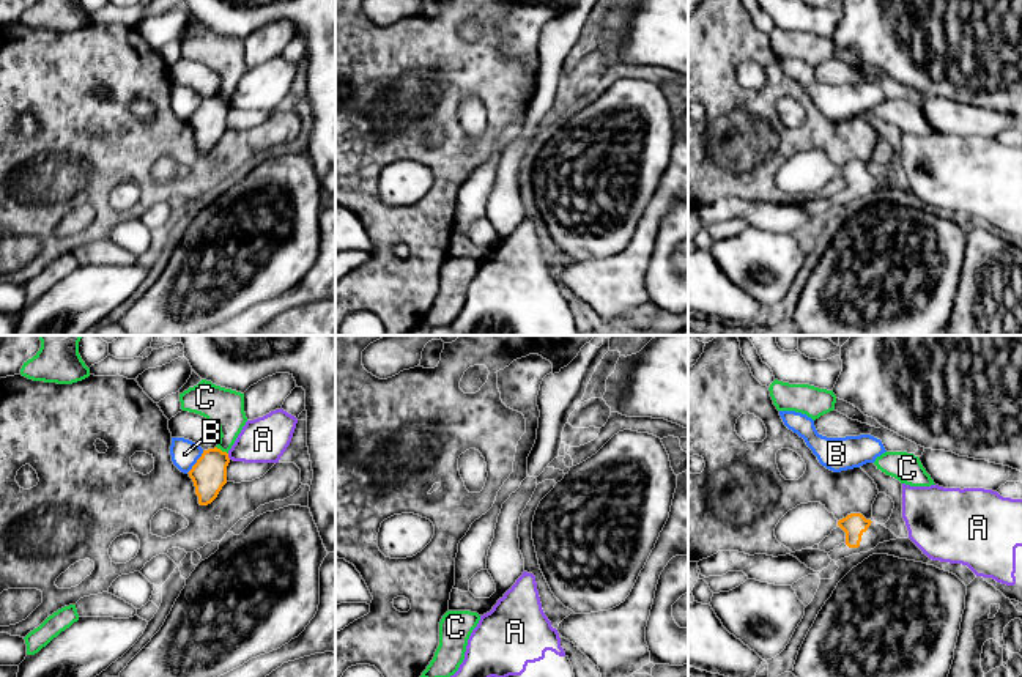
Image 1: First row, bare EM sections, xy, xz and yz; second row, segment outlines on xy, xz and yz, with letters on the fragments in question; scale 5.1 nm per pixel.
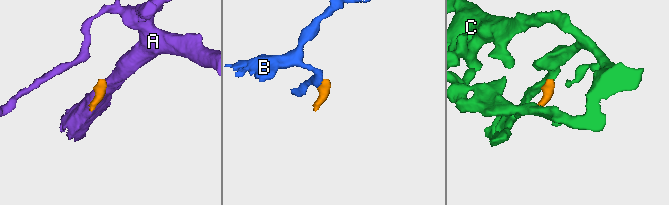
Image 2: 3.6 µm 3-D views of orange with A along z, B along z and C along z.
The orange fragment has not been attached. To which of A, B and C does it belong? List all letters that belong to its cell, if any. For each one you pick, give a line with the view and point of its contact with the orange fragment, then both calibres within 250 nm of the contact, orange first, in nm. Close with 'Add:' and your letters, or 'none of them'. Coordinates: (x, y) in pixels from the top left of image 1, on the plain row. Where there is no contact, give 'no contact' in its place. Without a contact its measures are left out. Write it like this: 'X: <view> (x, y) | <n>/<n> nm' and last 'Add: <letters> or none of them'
Add: none of them

